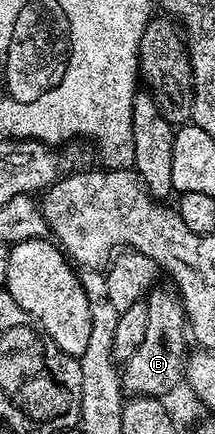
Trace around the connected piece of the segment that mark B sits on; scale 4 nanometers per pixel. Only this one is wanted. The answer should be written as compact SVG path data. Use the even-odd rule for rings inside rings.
M156 284L151 287L145 299L149 308L145 337L137 352L122 363L122 392L127 396L150 396L163 398L178 382L185 378L189 349L187 314L183 310L183 300L174 285Z

